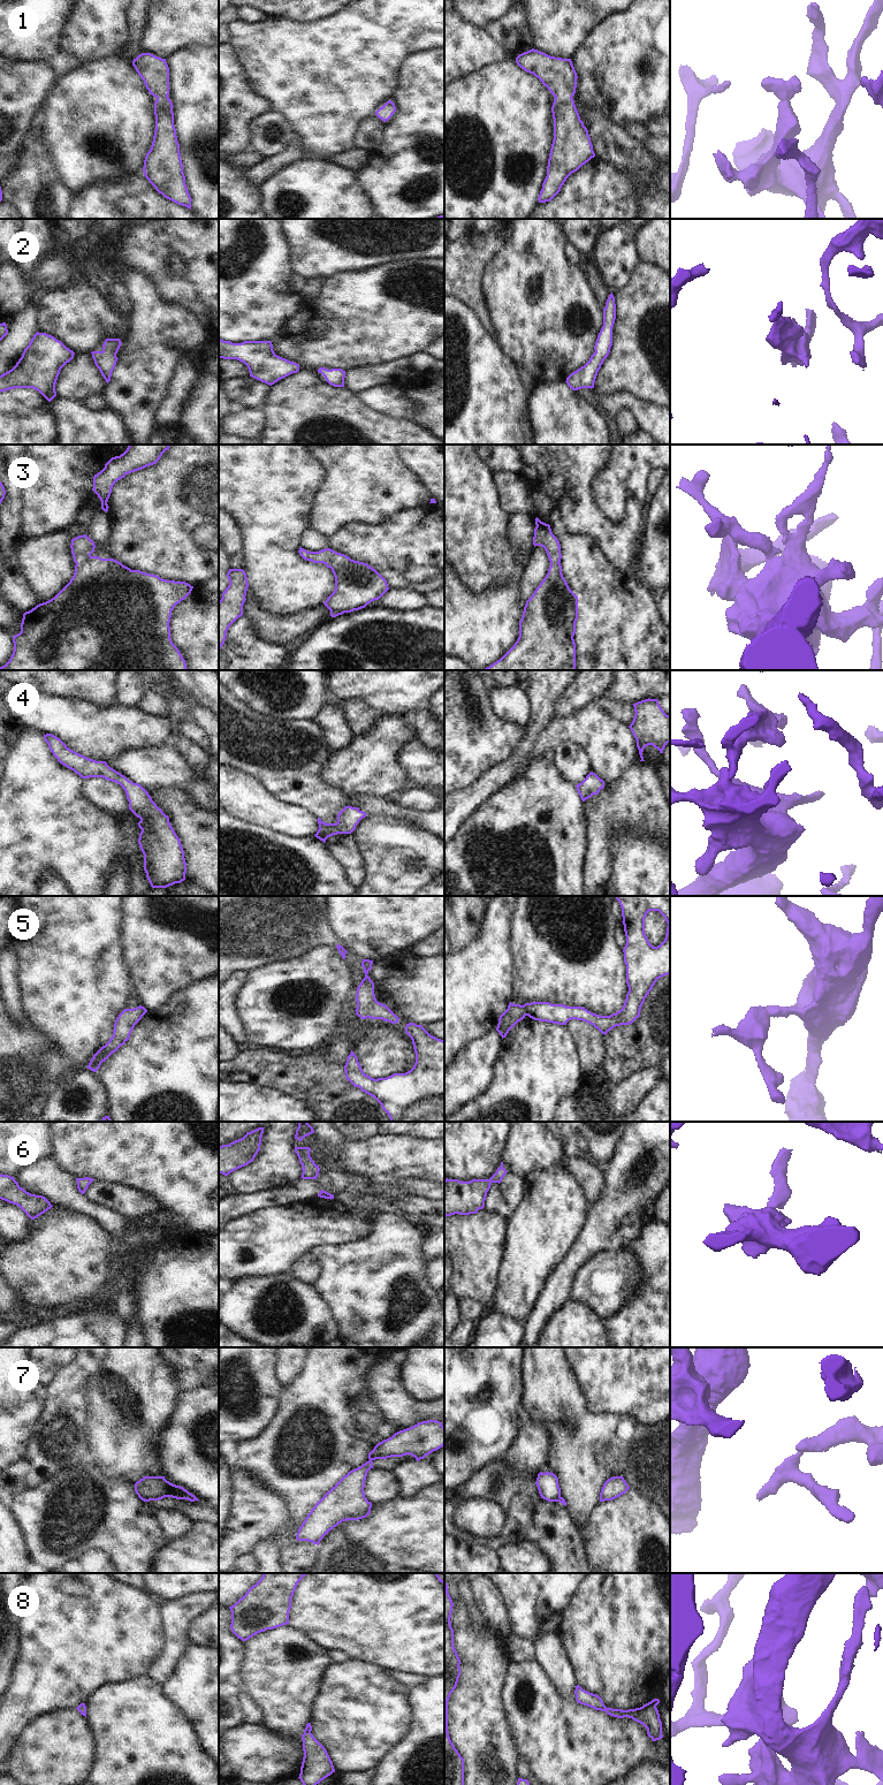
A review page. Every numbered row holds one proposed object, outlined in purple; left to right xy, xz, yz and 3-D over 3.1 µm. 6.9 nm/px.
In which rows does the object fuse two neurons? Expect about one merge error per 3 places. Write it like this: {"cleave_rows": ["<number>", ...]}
{"cleave_rows": ["5", "7"]}

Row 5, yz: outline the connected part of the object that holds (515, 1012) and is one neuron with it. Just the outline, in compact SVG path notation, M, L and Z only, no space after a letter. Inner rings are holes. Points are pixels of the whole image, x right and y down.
M509 1003L508 1009L500 1016L496 1031L503 1038L509 1031L526 1016L525 1007L520 1004Z

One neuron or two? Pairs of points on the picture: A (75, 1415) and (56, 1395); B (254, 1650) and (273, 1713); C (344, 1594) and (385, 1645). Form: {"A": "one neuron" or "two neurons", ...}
{"A": "one neuron", "B": "one neuron", "C": "one neuron"}

